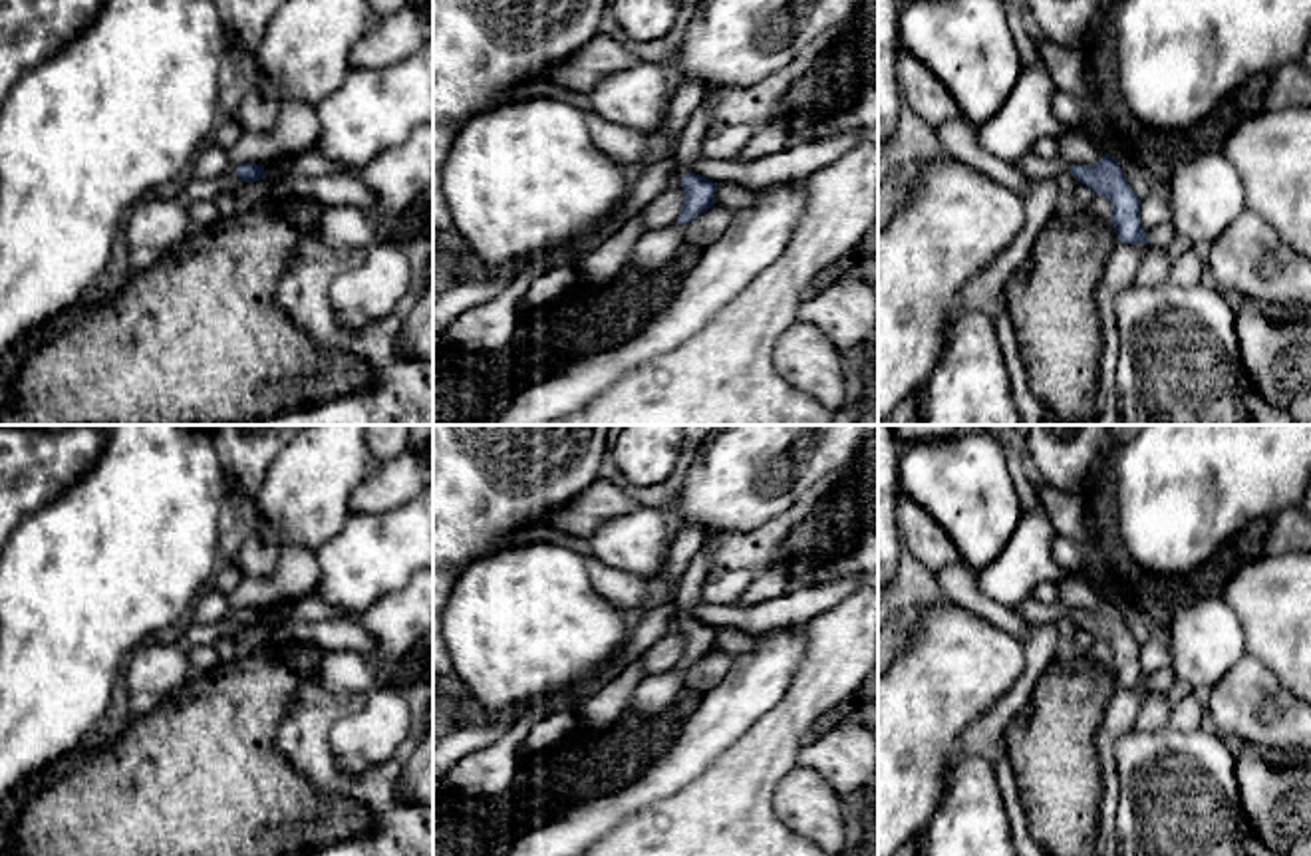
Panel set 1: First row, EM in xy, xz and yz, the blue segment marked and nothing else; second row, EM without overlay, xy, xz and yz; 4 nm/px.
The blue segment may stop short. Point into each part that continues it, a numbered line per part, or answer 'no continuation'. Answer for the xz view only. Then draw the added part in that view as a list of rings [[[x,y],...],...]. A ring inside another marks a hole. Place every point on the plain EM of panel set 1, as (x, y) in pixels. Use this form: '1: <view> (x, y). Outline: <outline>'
1: xz (688, 594). Outline: [[[711,534],[703,548],[693,556],[685,574],[681,576],[679,588],[675,590],[673,598],[681,612],[679,622],[675,624],[681,628],[683,620],[691,616],[691,610],[701,604],[701,588],[709,578],[709,566],[715,552],[715,538]]]

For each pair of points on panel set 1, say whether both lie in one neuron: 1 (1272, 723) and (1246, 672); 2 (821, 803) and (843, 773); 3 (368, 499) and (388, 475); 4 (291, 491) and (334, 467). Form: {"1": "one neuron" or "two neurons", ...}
{"1": "one neuron", "2": "two neurons", "3": "one neuron", "4": "one neuron"}

